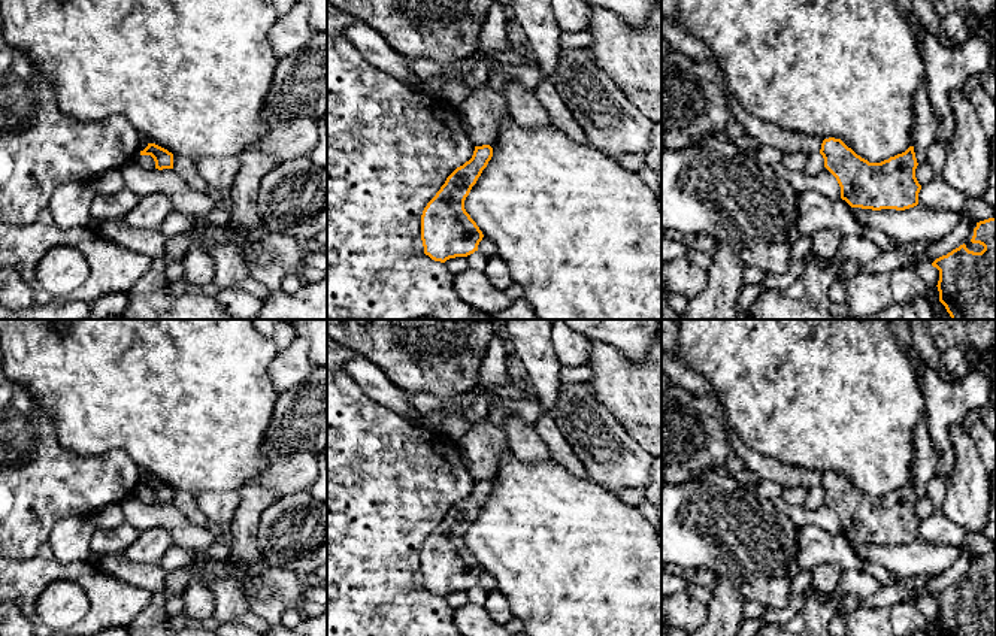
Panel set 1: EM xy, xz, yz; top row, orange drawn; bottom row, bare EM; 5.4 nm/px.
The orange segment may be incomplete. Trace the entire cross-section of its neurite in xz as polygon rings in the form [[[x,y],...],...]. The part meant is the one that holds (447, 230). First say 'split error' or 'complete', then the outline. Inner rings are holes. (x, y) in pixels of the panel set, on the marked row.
complete; [[[490,145],[475,146],[473,155],[457,167],[427,203],[421,215],[424,254],[435,261],[467,257],[478,251],[484,234],[464,209],[464,200],[493,157]]]

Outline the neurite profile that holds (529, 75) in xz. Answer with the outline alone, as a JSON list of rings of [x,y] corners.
[[[494,60],[488,64],[485,81],[493,90],[505,96],[508,82],[520,82],[526,90],[535,93],[544,76],[541,67],[535,63],[506,66]]]

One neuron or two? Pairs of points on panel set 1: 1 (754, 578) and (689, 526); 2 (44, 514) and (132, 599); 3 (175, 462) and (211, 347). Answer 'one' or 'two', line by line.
1: one
2: two
3: one

